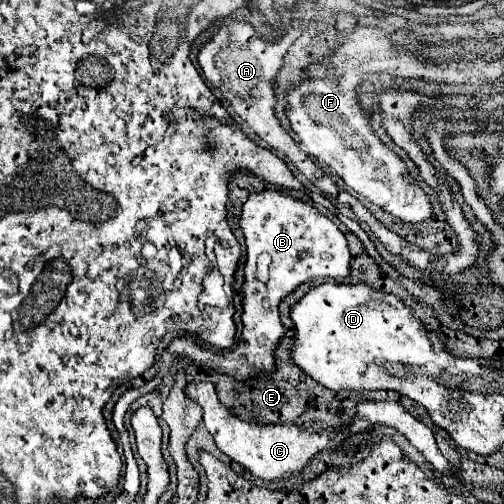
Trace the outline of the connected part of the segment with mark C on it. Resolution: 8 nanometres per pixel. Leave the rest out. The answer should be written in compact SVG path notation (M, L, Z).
M210 382L202 384L188 384L186 386L188 398L192 398L198 406L204 410L204 426L214 436L216 446L230 456L234 462L238 462L242 468L250 470L256 478L262 480L288 480L290 474L302 474L304 468L310 464L314 456L324 452L330 442L330 432L308 432L306 428L294 426L294 424L252 424L236 418L226 410L216 396L216 390Z

